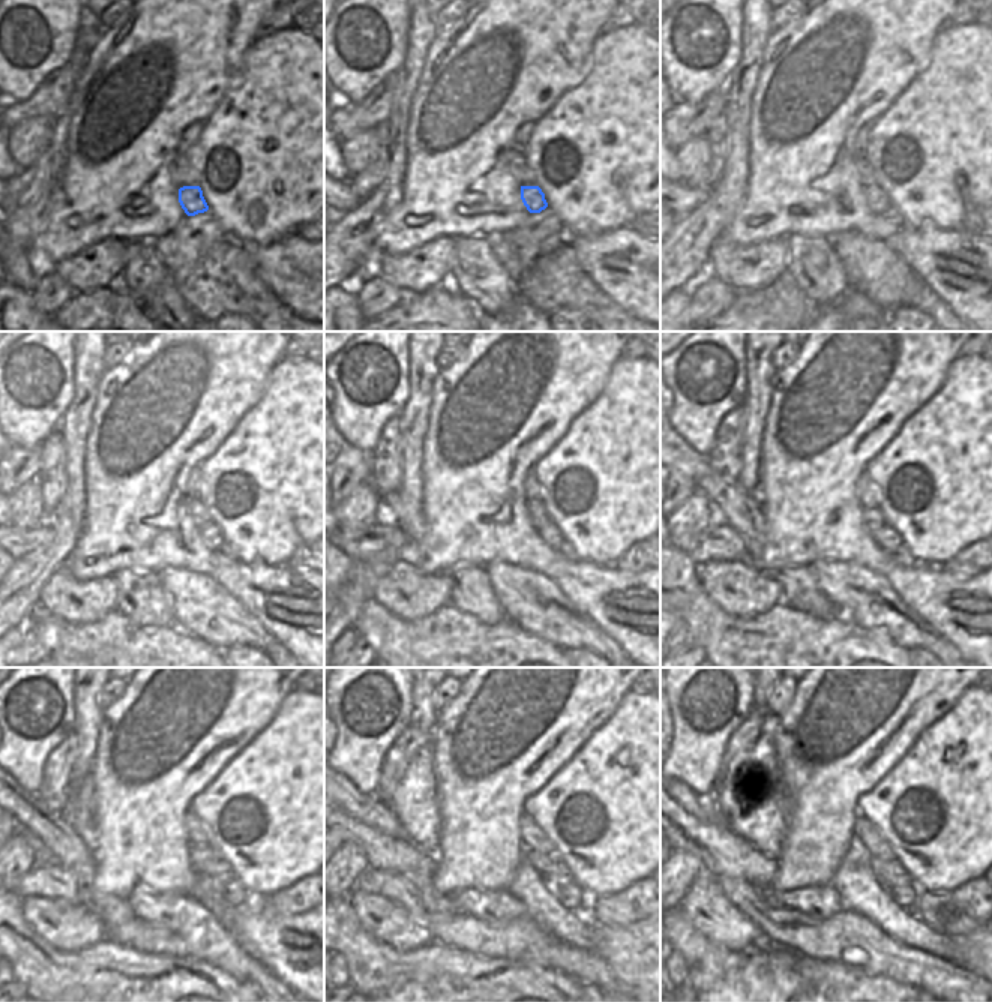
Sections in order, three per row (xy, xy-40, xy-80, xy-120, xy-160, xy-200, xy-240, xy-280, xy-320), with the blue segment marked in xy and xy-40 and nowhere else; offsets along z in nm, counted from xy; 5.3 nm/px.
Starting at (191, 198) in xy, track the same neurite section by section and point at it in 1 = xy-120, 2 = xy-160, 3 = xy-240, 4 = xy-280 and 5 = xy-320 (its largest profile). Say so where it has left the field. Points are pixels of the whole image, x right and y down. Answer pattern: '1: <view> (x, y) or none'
1: xy-120 (210, 534)
2: xy-160 (550, 534)
3: xy-240 (219, 873)
4: xy-280 (560, 872)
5: xy-320 (899, 876)

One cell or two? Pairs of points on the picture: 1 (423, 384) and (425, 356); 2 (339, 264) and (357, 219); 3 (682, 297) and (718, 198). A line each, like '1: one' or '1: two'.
1: one
2: one
3: two

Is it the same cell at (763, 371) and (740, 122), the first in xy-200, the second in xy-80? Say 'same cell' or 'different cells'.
same cell

